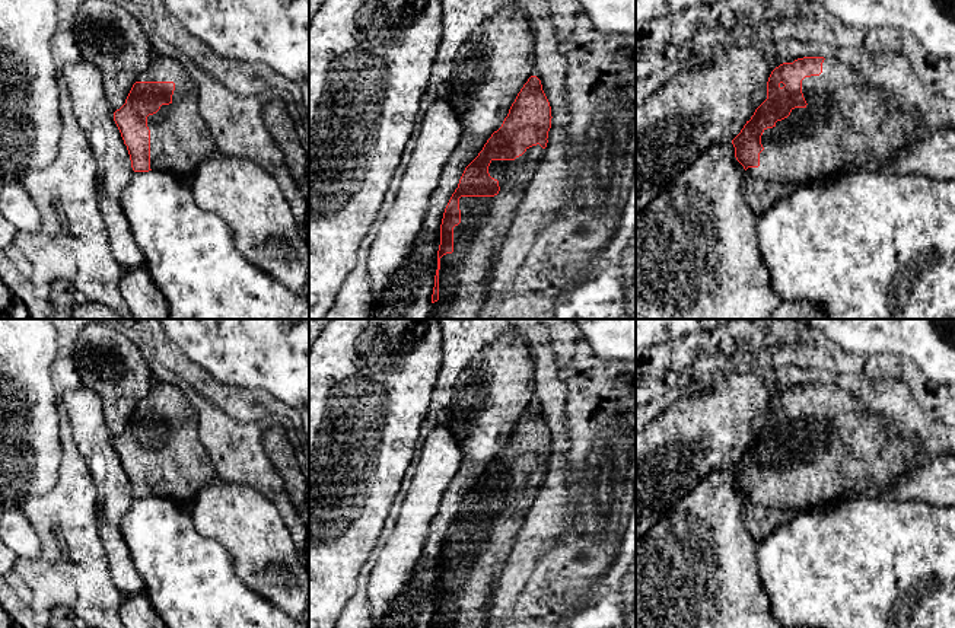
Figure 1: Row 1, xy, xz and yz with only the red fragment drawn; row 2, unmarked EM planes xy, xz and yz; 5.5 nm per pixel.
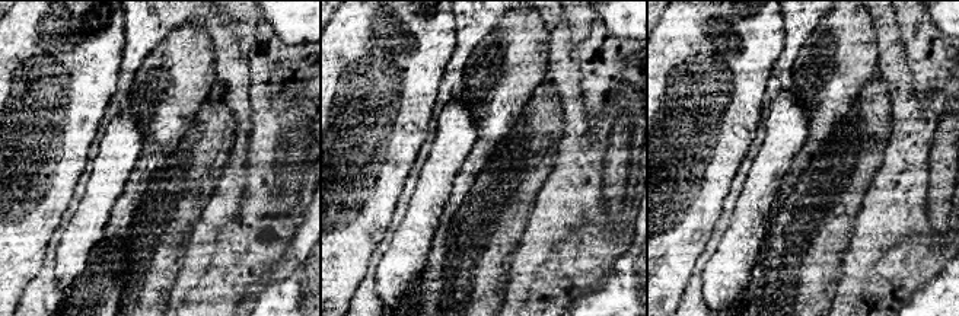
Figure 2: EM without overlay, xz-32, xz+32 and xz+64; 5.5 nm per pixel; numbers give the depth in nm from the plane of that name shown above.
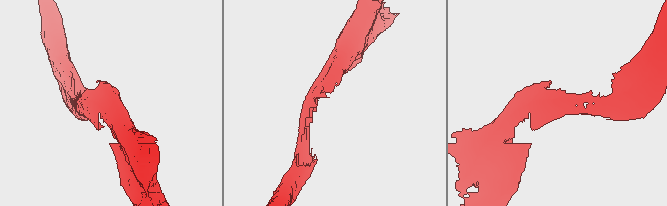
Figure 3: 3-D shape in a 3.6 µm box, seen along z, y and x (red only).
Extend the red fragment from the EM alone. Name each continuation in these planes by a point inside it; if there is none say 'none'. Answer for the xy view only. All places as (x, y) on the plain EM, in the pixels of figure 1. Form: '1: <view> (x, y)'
1: xy (180, 465)

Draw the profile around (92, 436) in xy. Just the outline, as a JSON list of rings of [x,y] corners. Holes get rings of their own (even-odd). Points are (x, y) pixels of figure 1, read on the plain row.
[[[77,388],[63,393],[61,402],[71,423],[74,444],[96,485],[99,539],[112,583],[122,596],[141,593],[143,580],[121,533],[121,522],[134,497],[102,412],[102,401],[93,390]]]

